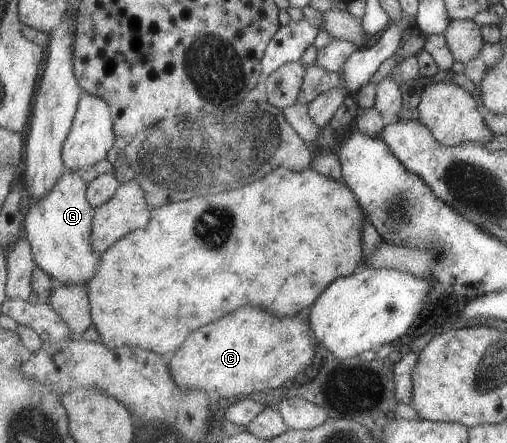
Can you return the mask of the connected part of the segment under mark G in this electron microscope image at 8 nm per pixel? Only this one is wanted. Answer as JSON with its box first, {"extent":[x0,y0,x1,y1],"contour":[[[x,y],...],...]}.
{"extent":[25,171,103,287],"contour":[[[67,171],[48,196],[45,196],[41,201],[33,199],[29,201],[28,197],[26,202],[25,234],[31,242],[37,266],[64,285],[84,285],[87,287],[88,283],[97,275],[97,268],[101,266],[103,259],[103,253],[93,247],[91,236],[96,208],[90,204],[87,196],[88,186],[89,183],[84,182],[80,173]]]}

